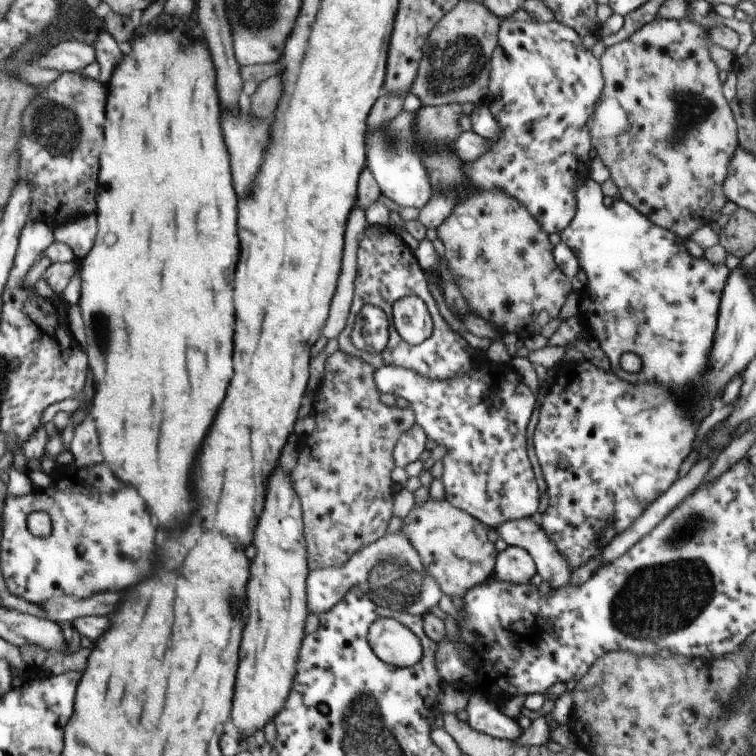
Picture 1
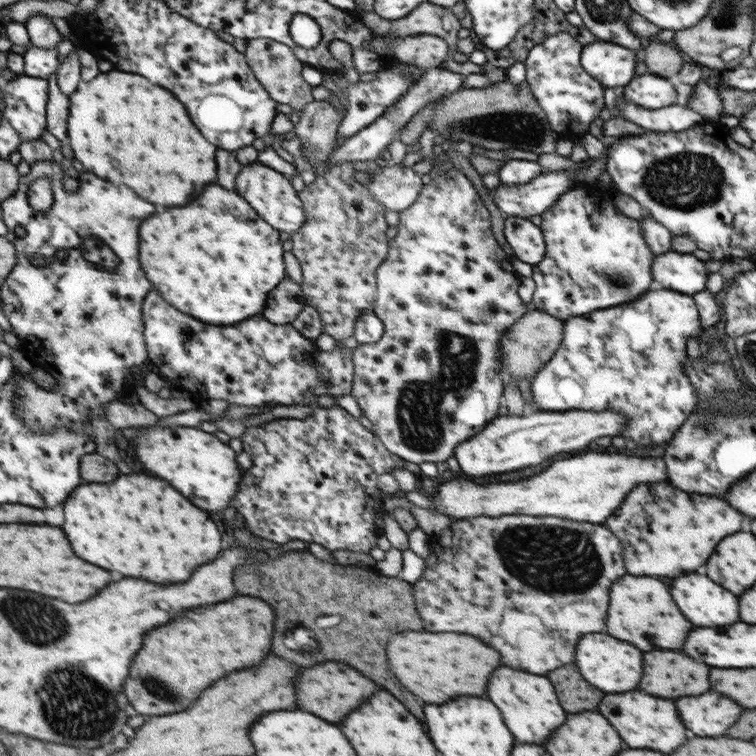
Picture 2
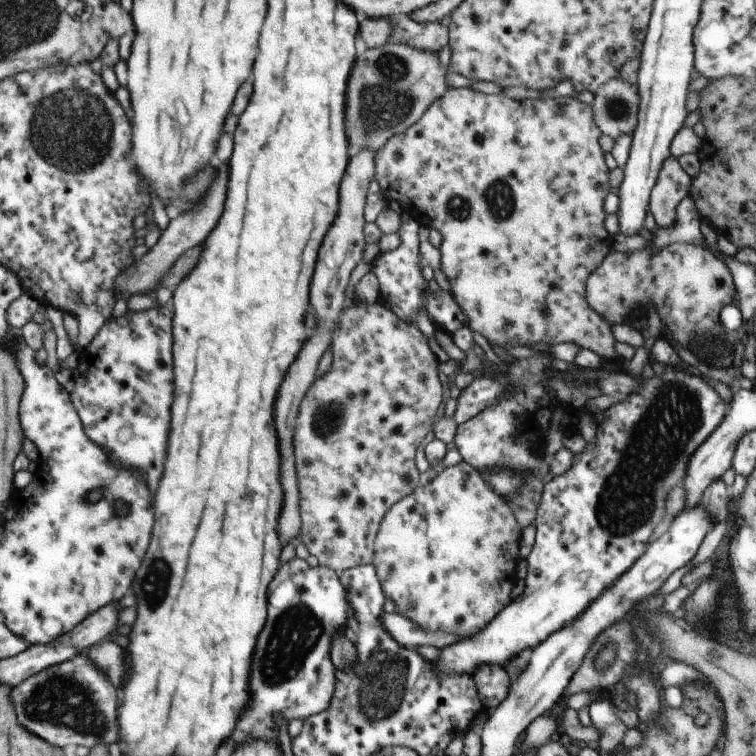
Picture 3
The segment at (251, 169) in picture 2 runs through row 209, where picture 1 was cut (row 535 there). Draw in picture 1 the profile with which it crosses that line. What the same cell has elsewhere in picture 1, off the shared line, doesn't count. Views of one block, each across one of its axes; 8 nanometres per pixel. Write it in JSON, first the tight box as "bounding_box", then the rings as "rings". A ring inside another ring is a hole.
{"bounding_box":[233,466,308,738],"rings":[[[279,466],[269,474],[269,484],[265,484],[265,504],[261,508],[261,516],[257,518],[257,532],[253,532],[253,548],[255,556],[249,562],[249,588],[245,588],[247,598],[247,620],[245,620],[245,640],[241,640],[241,672],[237,672],[237,700],[233,708],[233,722],[239,730],[241,738],[251,738],[256,729],[276,717],[276,713],[284,707],[288,693],[291,691],[292,680],[295,678],[296,661],[299,659],[303,624],[305,624],[308,562],[305,562],[305,542],[301,536],[302,513],[299,500],[290,481],[289,474]]]}

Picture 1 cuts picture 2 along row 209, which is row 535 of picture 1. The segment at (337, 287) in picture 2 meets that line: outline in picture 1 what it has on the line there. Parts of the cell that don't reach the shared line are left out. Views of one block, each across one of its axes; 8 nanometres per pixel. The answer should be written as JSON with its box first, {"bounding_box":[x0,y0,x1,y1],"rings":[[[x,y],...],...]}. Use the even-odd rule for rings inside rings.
{"bounding_box":[290,350,415,571],"rings":[[[337,350],[326,358],[325,371],[311,407],[311,416],[315,419],[315,429],[297,440],[297,464],[292,470],[290,481],[296,496],[301,500],[301,513],[304,518],[305,545],[308,546],[309,571],[328,567],[342,566],[361,546],[373,543],[383,537],[387,522],[391,518],[391,448],[415,424],[411,410],[387,408],[379,402],[370,365],[356,357]]]}

